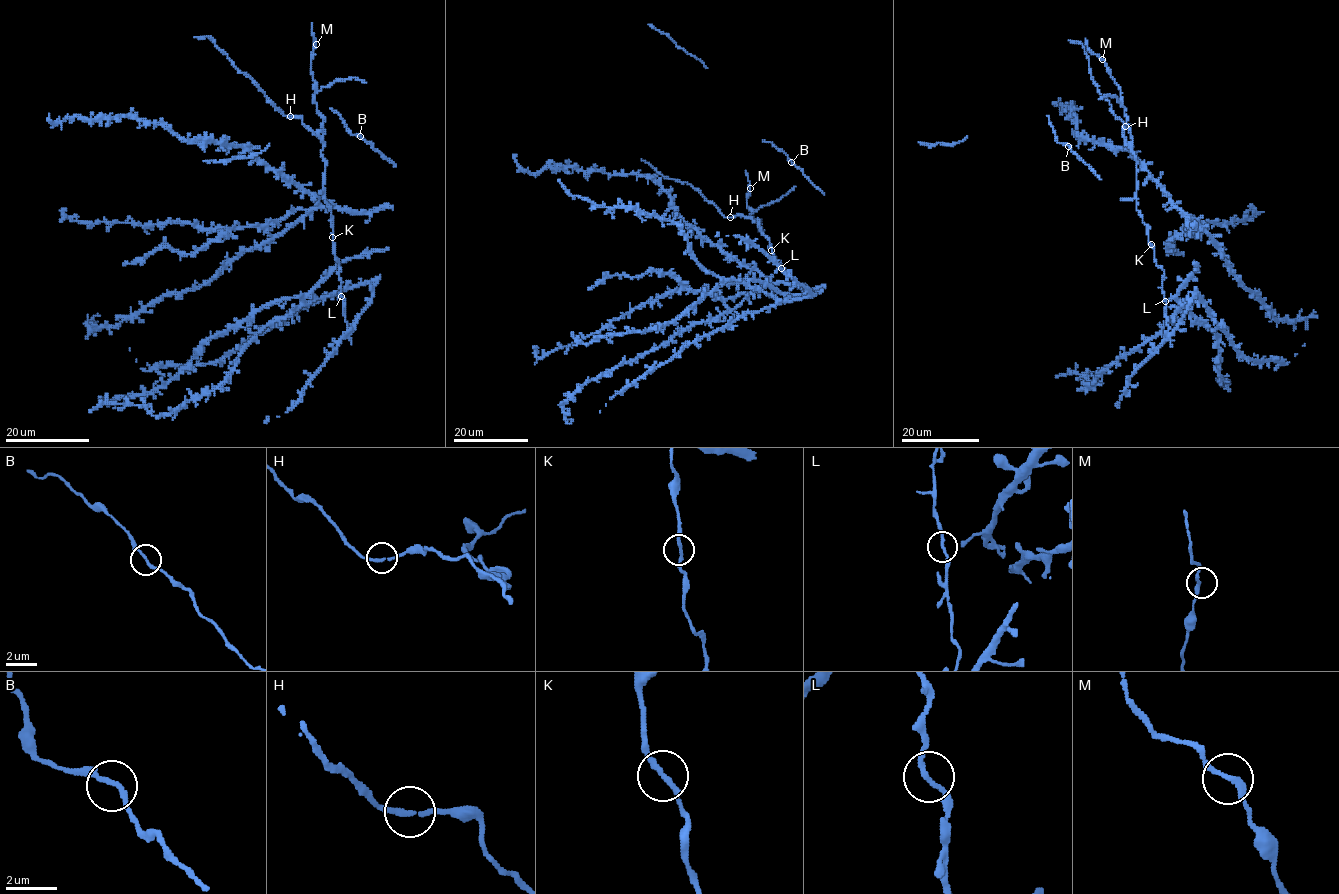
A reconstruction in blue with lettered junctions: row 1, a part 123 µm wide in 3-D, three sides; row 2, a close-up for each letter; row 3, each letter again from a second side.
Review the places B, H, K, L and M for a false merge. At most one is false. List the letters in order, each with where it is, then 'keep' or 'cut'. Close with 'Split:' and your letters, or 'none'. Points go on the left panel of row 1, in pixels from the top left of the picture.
B: (360, 136) | keep
H: (290, 116) | keep
K: (332, 237) | keep
L: (341, 296) | keep
M: (316, 44) | keep
Split: none

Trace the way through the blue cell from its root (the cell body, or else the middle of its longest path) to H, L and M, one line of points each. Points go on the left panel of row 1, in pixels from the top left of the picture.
H: (365, 310), (349, 330), (330, 207), (324, 201), (322, 187), (323, 142), (300, 117), (290, 116)
L: (365, 310), (349, 330), (341, 296)
M: (365, 310), (349, 330), (330, 207), (322, 187), (323, 116), (313, 100), (316, 83), (310, 67), (316, 44)

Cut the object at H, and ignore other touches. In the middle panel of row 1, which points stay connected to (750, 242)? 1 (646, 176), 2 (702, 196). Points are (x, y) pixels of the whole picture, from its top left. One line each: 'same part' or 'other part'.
1: same part
2: other part

